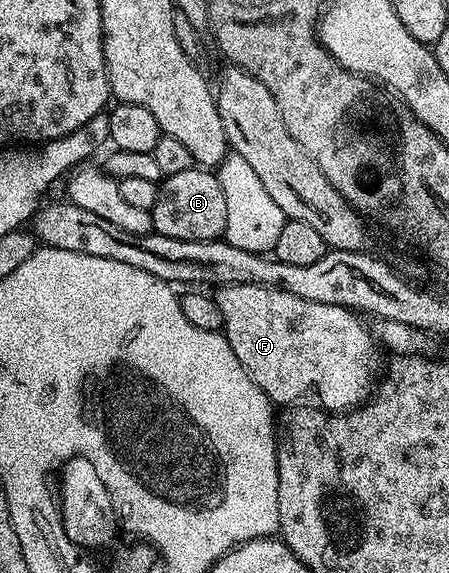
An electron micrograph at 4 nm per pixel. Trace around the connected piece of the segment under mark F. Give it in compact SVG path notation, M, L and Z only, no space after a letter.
M224 284L213 293L213 297L216 306L220 306L222 327L226 341L232 346L232 354L236 354L236 358L240 358L244 370L250 375L252 382L256 382L256 386L260 386L260 390L264 390L264 394L270 399L271 405L279 406L278 404L290 404L289 406L294 406L299 402L305 401L302 399L304 399L305 396L312 395L313 392L315 398L319 400L317 403L330 414L338 414L334 412L345 414L349 412L350 409L357 408L366 403L372 392L372 384L370 388L370 375L374 372L374 346L376 348L376 340L369 327L364 323L361 315L355 314L349 308L341 308L335 304L308 302L304 298L296 298L296 294L288 294L279 288L265 288L259 284Z

